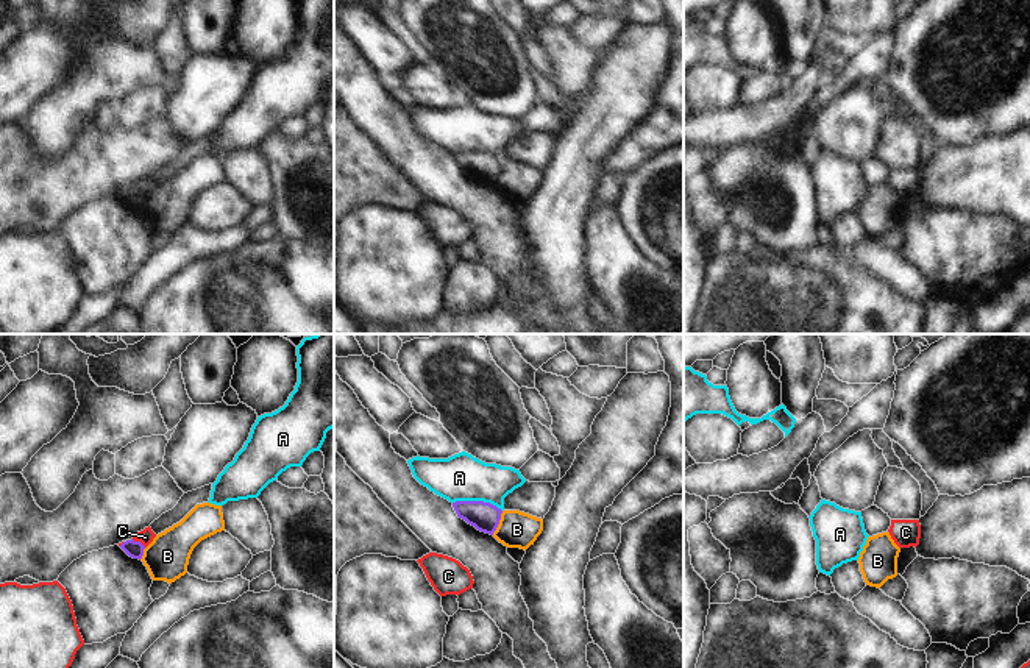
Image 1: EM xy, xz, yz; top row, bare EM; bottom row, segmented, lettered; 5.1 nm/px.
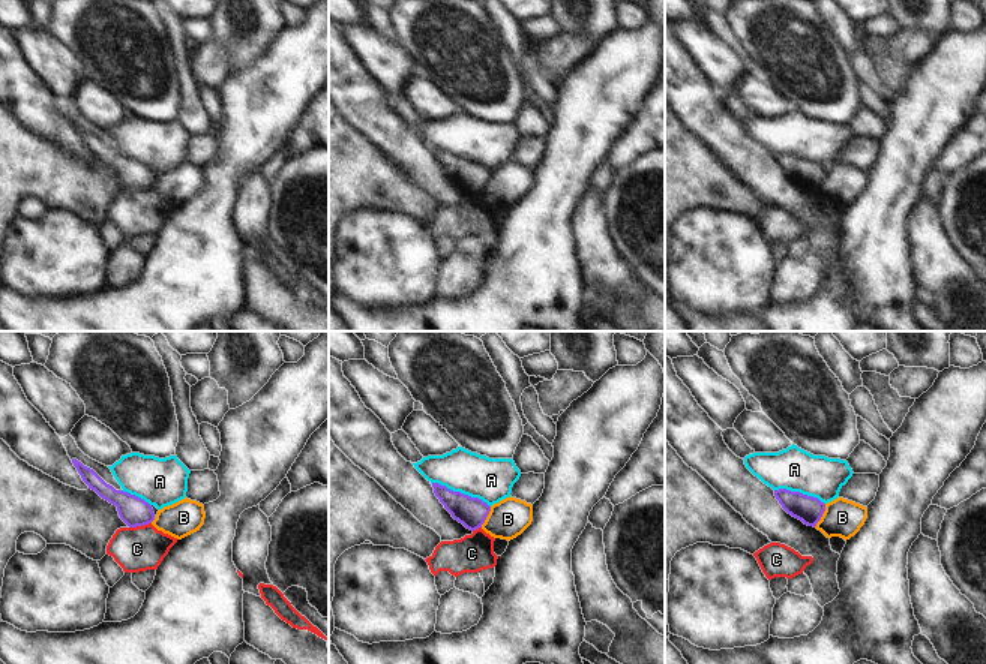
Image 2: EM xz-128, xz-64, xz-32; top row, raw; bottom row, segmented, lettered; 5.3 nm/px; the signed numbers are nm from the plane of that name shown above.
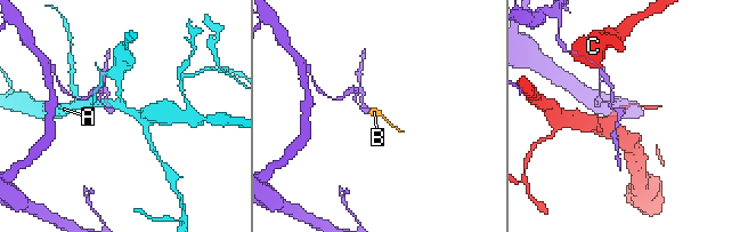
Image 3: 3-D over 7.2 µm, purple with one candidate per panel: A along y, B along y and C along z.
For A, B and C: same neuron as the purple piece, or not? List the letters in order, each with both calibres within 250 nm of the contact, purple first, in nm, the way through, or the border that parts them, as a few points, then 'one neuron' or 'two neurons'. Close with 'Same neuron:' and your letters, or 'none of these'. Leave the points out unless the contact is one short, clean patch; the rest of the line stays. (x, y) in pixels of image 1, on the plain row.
A: calibres 150 and 240 nm; two neurons
B: calibres 150 and 190 nm; border xz (503, 161), (498, 177), (492, 184); two neurons
C: calibres 90 and 80 nm; two neurons
Same neuron: none of these

